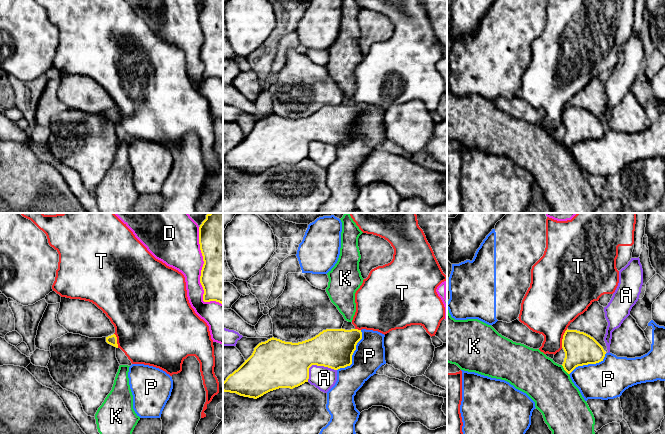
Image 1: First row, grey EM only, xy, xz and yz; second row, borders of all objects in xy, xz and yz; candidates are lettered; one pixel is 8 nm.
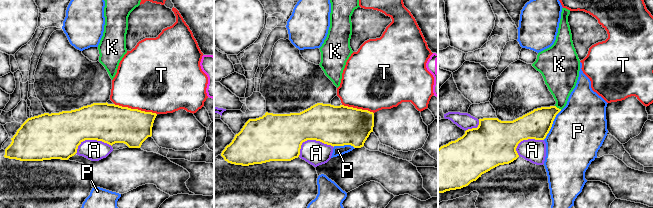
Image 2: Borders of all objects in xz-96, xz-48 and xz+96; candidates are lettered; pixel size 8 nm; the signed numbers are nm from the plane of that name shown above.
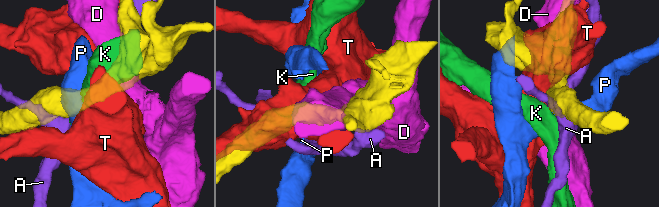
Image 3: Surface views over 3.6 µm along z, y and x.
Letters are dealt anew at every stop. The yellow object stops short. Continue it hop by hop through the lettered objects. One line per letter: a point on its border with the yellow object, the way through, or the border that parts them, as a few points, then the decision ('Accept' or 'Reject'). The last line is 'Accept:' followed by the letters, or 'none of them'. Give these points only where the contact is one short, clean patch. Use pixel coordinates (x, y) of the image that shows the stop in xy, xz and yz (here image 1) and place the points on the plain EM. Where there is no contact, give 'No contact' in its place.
A: Touches yellow at xz (316, 140). Reject
D: Touches yellow at xy (201, 49). Reject
K: Touches yellow at yz (564, 145). Boundary: yz (561, 141), (568, 150). Reject
P: Touches yellow at xz (352, 130). Reject
T: Touches yellow at yz (563, 114). Reject
Accept: none of them

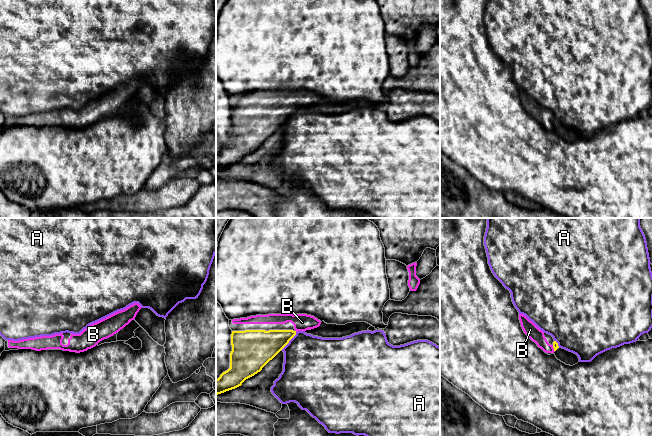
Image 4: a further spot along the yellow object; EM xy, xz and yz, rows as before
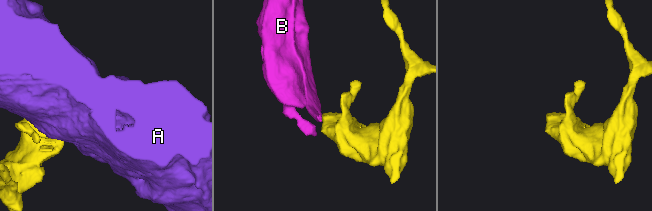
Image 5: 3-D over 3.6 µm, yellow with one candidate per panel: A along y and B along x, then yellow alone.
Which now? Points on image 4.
A: Touches yellow at xz (289, 116). Reject
B: Touches yellow at yz (553, 123). Path across: yz (555, 121), (553, 123), (548, 123), (530, 105). Accept
Accept: B

